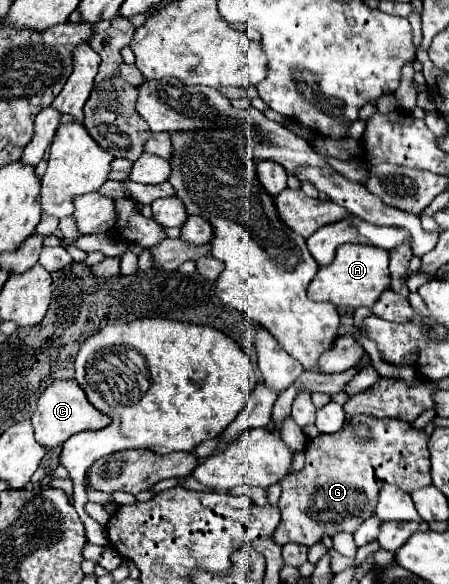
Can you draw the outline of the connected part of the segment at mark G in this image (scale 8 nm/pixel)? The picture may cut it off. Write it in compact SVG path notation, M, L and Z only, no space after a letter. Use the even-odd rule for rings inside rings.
M354 415L338 433L322 433L310 439L306 445L304 469L286 475L280 481L282 495L278 507L282 511L282 521L274 533L274 541L278 545L298 543L310 547L324 535L332 537L338 531L354 533L358 525L372 517L378 491L384 483L400 485L408 493L432 483L428 437L424 431L398 419ZM360 423L374 427L370 443L358 443L354 437L354 425Z

